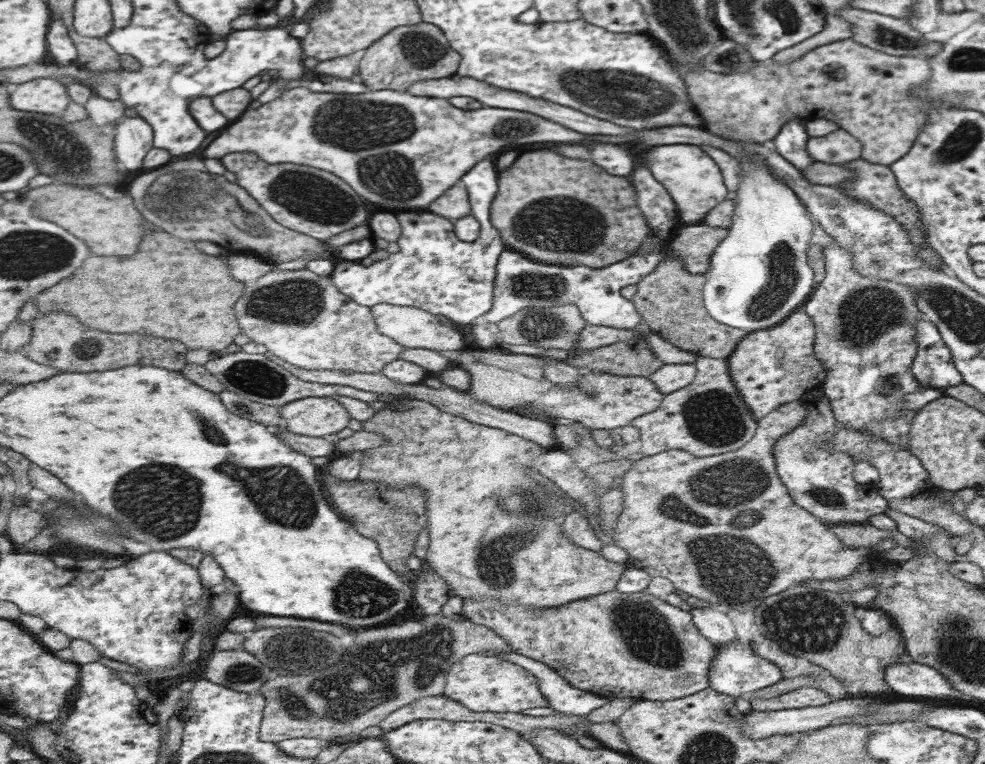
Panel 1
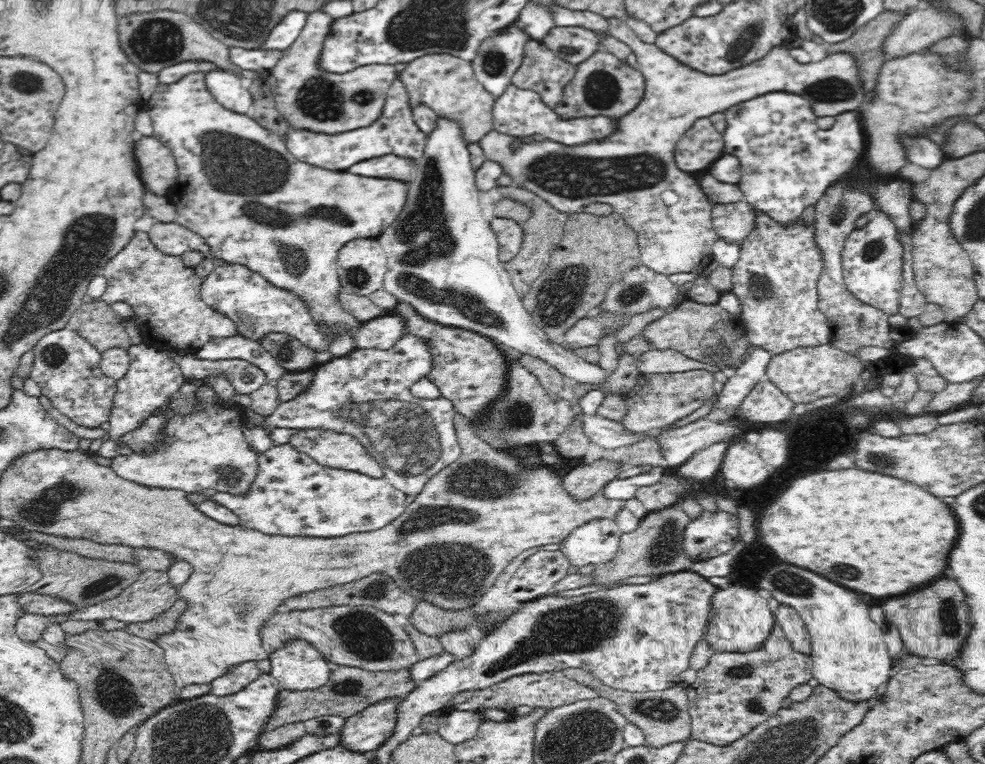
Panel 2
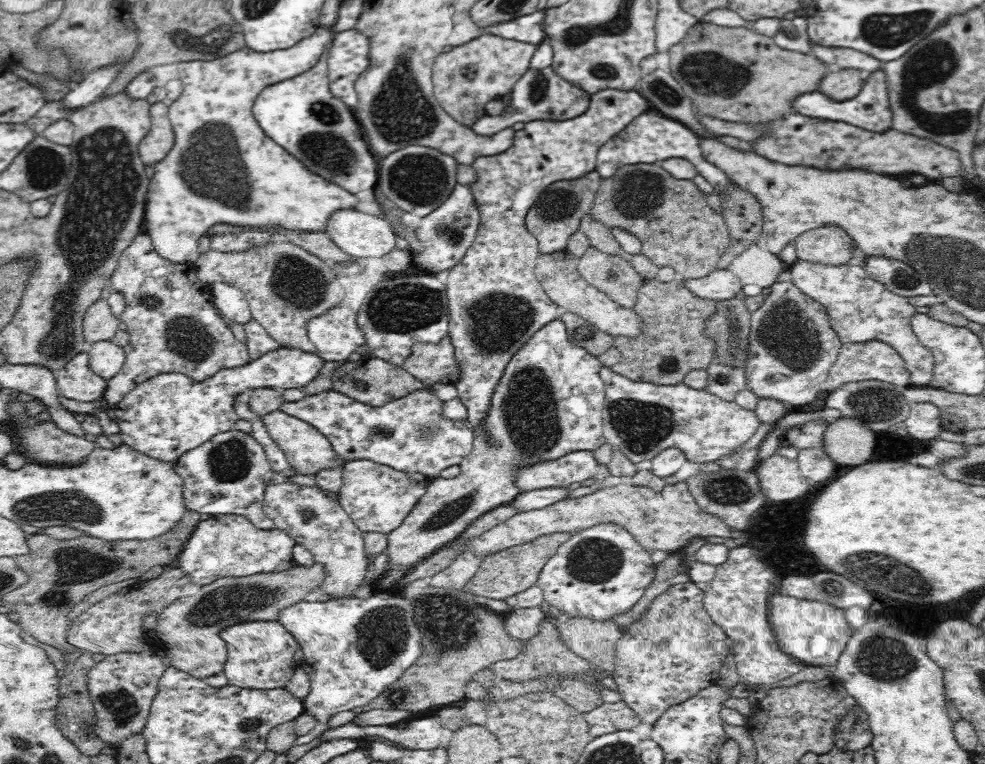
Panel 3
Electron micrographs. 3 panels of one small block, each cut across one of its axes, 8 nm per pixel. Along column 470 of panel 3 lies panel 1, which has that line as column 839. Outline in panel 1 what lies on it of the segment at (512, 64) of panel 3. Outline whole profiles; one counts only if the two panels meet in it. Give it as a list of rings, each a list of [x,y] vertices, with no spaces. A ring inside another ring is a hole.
[[[851,38],[838,40],[837,42],[821,45],[815,47],[812,51],[806,52],[800,59],[788,62],[787,64],[778,64],[773,59],[764,61],[754,61],[754,66],[745,72],[730,72],[729,74],[714,73],[711,71],[693,71],[686,75],[686,83],[688,90],[688,97],[701,115],[701,118],[706,122],[706,128],[715,131],[715,134],[723,138],[734,138],[734,140],[749,140],[751,143],[761,143],[764,140],[772,140],[772,138],[779,132],[780,128],[788,122],[789,119],[805,119],[807,121],[813,119],[827,119],[833,121],[838,128],[845,132],[851,133],[856,140],[862,144],[863,152],[861,158],[873,164],[890,165],[896,160],[907,155],[912,148],[912,144],[919,136],[919,132],[924,128],[924,120],[928,119],[928,110],[931,107],[957,107],[959,103],[951,103],[949,100],[940,100],[935,96],[921,96],[913,99],[912,92],[919,87],[924,87],[928,80],[931,79],[931,67],[928,61],[924,59],[917,59],[916,57],[908,56],[893,56],[889,53],[879,52],[877,49],[867,48],[865,45],[855,43]]]

